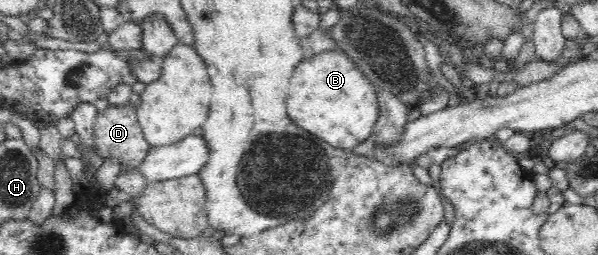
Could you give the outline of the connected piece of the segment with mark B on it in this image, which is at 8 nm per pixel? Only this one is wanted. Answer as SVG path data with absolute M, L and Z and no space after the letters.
M324 50L302 60L293 71L285 101L288 116L337 149L348 151L364 143L379 118L376 87L346 51Z

